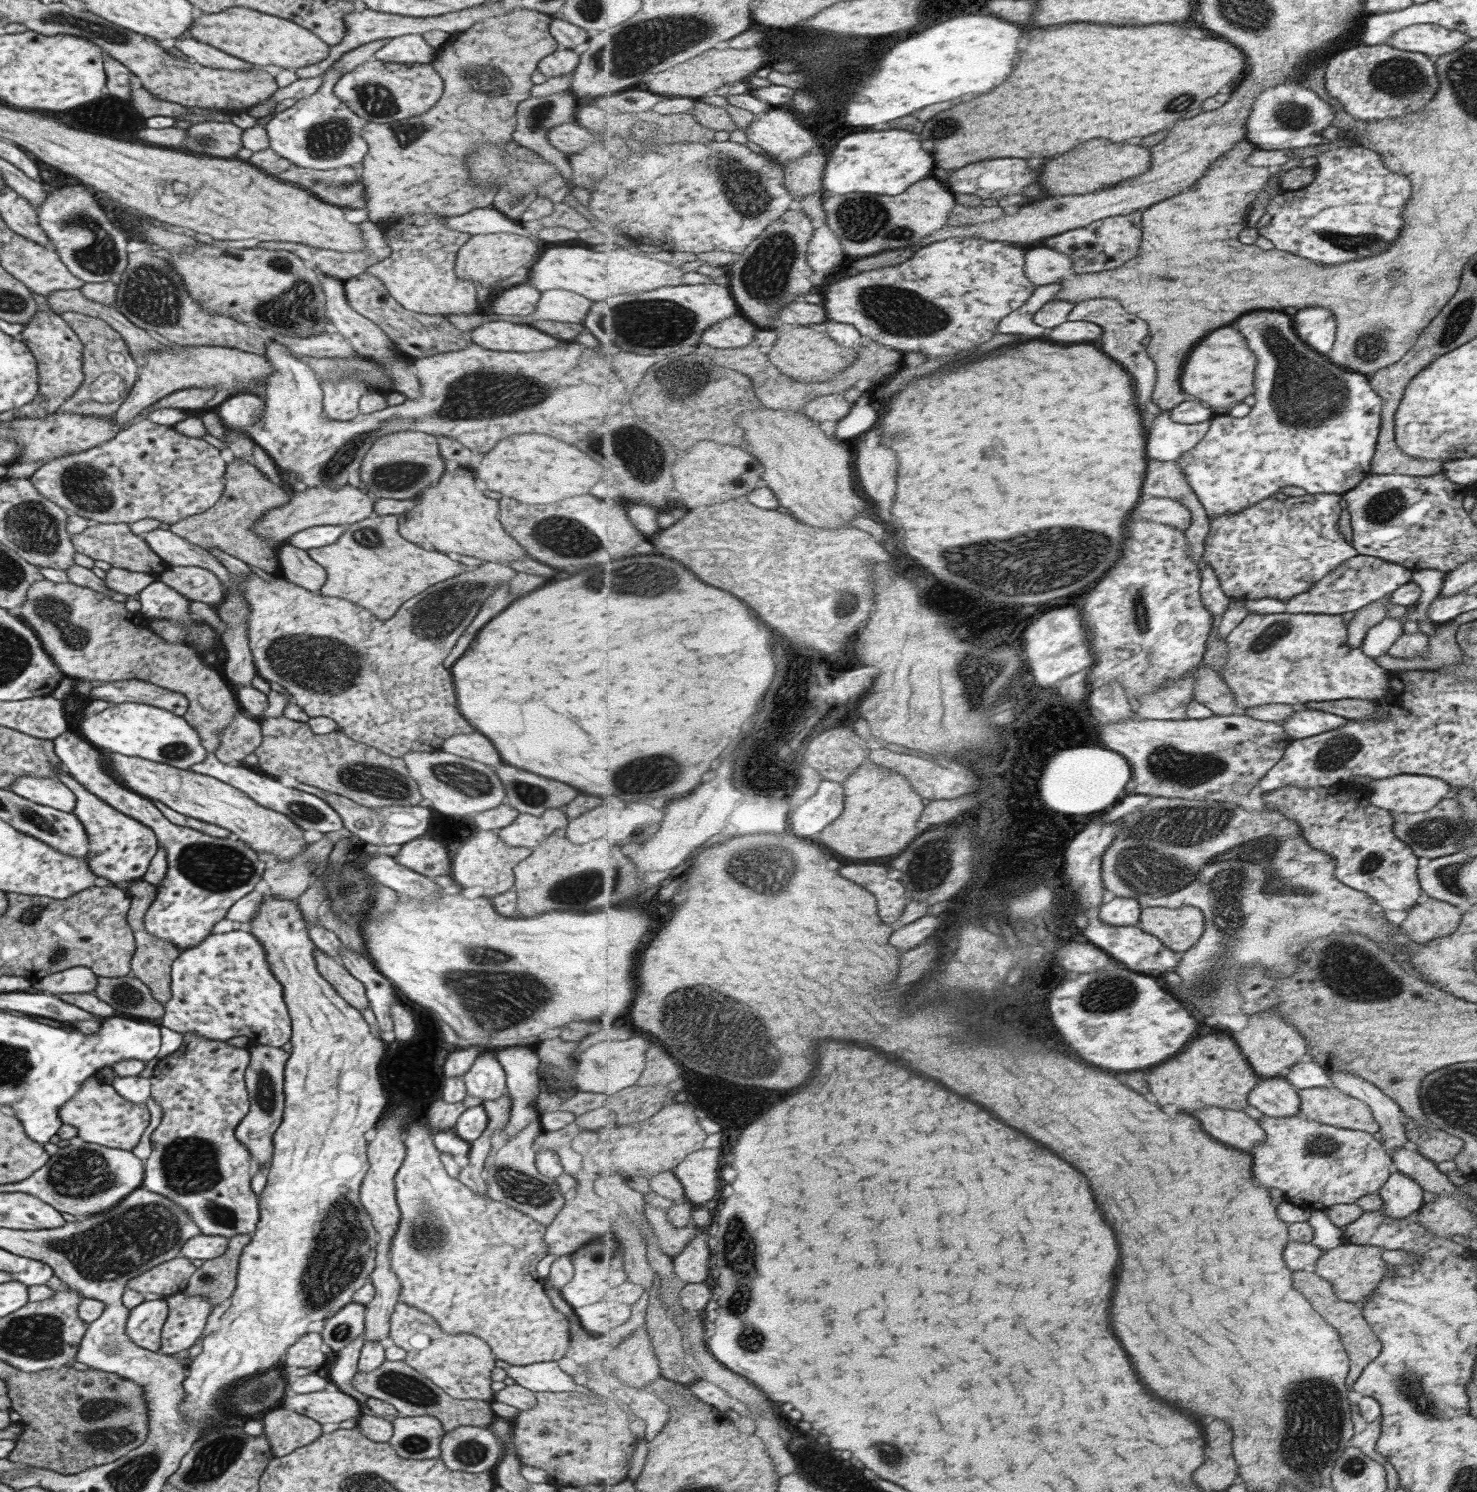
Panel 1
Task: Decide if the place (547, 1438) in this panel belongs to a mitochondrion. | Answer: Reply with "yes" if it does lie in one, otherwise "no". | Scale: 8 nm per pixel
no

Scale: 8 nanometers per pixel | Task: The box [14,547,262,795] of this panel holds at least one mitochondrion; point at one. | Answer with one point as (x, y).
(56, 612)

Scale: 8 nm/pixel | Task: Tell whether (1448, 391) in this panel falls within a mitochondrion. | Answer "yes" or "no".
no

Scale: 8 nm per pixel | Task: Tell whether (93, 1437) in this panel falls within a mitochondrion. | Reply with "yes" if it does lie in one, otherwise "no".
yes

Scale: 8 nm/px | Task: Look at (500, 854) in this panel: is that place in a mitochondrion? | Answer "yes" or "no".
no

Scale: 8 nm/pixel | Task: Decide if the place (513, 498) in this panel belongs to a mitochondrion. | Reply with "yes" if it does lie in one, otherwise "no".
no

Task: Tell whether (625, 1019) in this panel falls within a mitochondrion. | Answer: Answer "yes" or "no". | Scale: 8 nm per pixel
no

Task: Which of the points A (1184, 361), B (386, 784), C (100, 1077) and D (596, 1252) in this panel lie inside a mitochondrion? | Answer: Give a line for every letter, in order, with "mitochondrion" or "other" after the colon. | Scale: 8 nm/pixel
A: other
B: mitochondrion
C: other
D: mitochondrion

